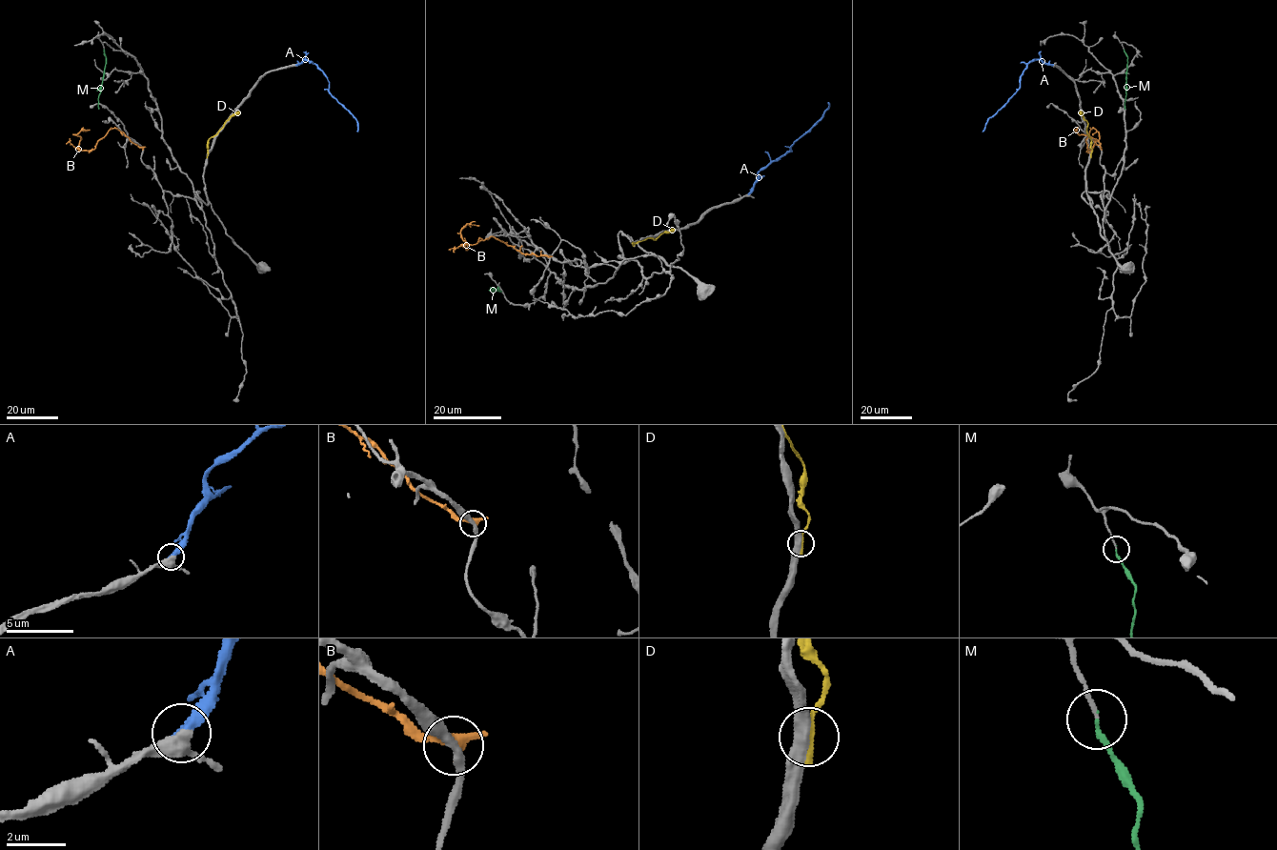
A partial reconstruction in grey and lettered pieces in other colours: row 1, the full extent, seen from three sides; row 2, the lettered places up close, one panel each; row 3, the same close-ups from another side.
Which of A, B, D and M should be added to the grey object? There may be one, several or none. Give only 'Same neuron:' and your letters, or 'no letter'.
Same neuron: A, M

